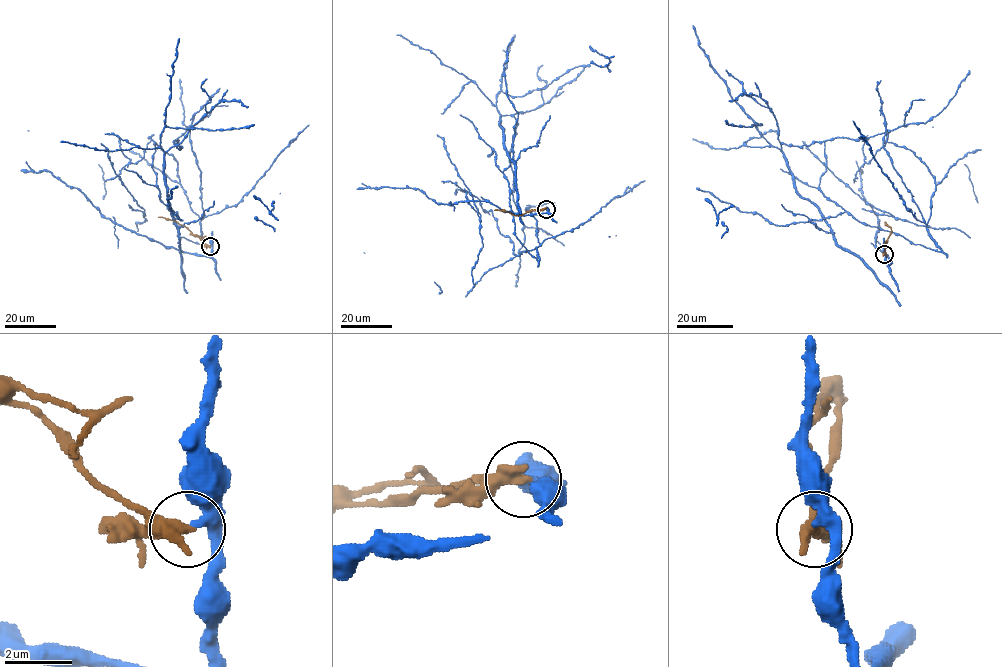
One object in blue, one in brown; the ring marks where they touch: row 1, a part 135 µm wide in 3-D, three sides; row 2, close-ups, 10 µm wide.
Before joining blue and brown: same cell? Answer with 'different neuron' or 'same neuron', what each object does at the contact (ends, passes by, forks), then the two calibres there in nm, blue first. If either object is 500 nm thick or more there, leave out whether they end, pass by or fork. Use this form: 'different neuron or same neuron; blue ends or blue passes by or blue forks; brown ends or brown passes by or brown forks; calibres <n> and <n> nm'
different neuron; blue passes by; brown ends; calibres 300 and 480 nm

